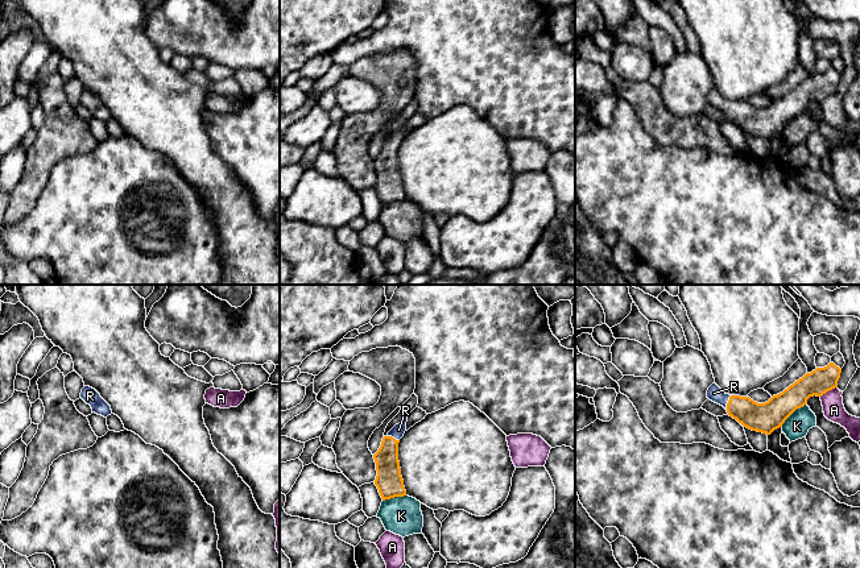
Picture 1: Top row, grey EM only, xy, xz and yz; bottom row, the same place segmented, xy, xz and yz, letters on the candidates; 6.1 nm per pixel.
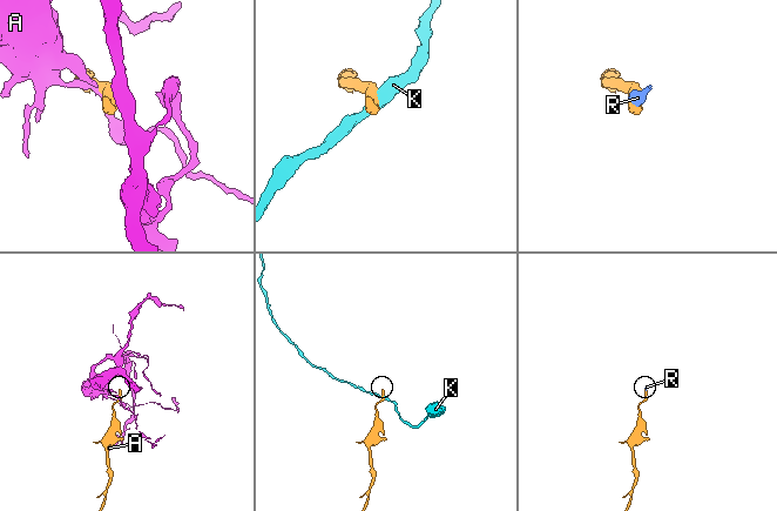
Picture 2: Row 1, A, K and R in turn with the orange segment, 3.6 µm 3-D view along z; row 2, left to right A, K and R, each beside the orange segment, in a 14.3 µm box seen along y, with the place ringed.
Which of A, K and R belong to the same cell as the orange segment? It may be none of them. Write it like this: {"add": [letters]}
{"add": ["R"]}

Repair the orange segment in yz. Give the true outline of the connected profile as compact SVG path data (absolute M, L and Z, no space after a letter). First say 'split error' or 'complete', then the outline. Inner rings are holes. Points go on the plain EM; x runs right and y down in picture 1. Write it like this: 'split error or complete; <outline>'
split error; M834 67L816 72L765 108L757 108L749 101L725 99L716 88L708 92L707 103L723 111L744 132L770 140L797 113L803 112L810 101L822 101L838 92L840 78L842 74Z

